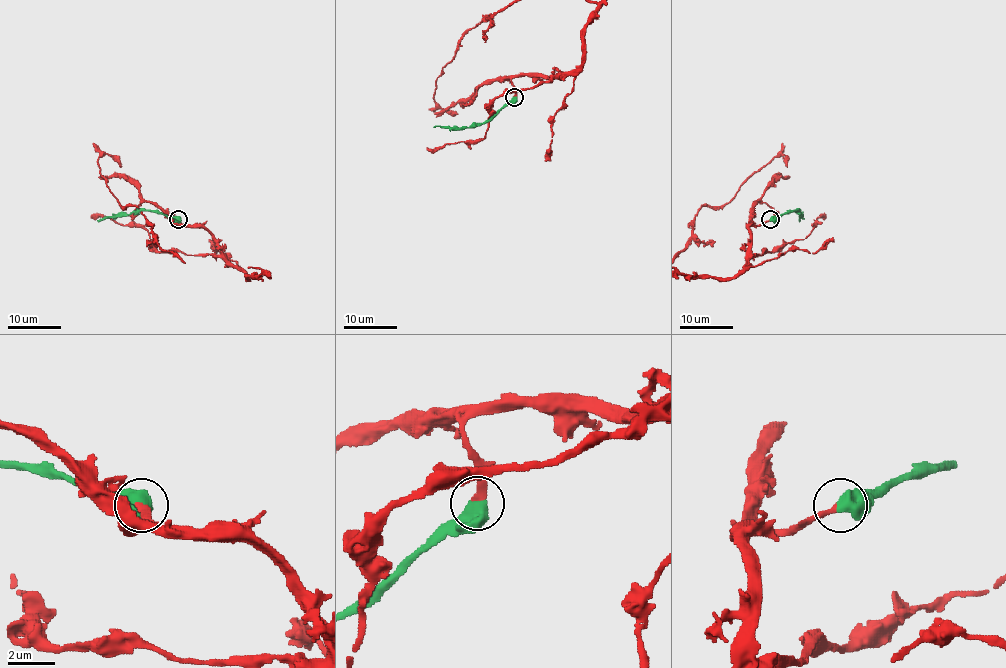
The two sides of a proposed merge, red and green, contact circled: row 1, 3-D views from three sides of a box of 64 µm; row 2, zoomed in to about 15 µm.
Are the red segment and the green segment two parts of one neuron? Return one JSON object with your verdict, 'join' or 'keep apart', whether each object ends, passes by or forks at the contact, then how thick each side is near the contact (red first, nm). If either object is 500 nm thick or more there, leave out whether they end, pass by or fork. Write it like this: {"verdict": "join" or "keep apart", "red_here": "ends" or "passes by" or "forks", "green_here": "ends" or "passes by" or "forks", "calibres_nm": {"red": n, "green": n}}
{"verdict": "join", "calibres_nm": {"red": 280, "green": 700}}

